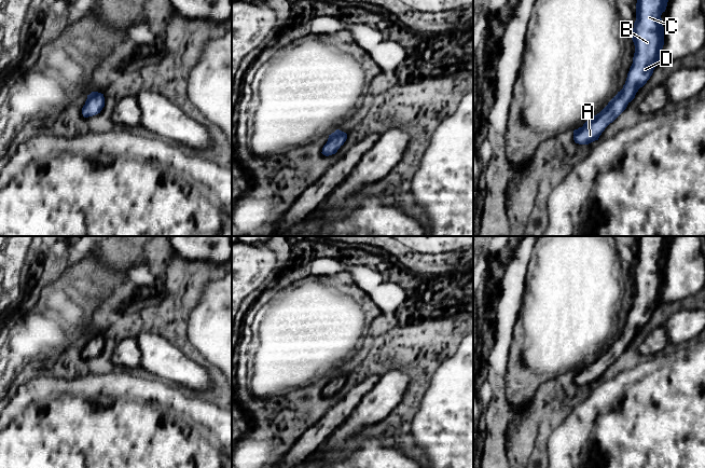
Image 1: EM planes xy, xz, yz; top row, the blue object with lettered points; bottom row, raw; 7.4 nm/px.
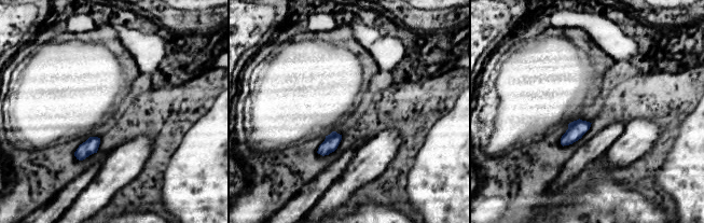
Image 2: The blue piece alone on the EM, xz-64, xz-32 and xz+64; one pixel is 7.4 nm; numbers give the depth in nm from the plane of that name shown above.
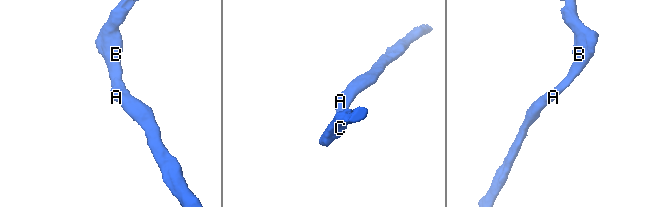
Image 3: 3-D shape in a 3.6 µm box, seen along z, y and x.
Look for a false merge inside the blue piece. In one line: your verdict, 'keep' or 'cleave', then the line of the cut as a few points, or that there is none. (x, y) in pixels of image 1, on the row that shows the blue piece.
keep; no cut

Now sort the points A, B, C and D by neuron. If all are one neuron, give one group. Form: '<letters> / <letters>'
A B C D

